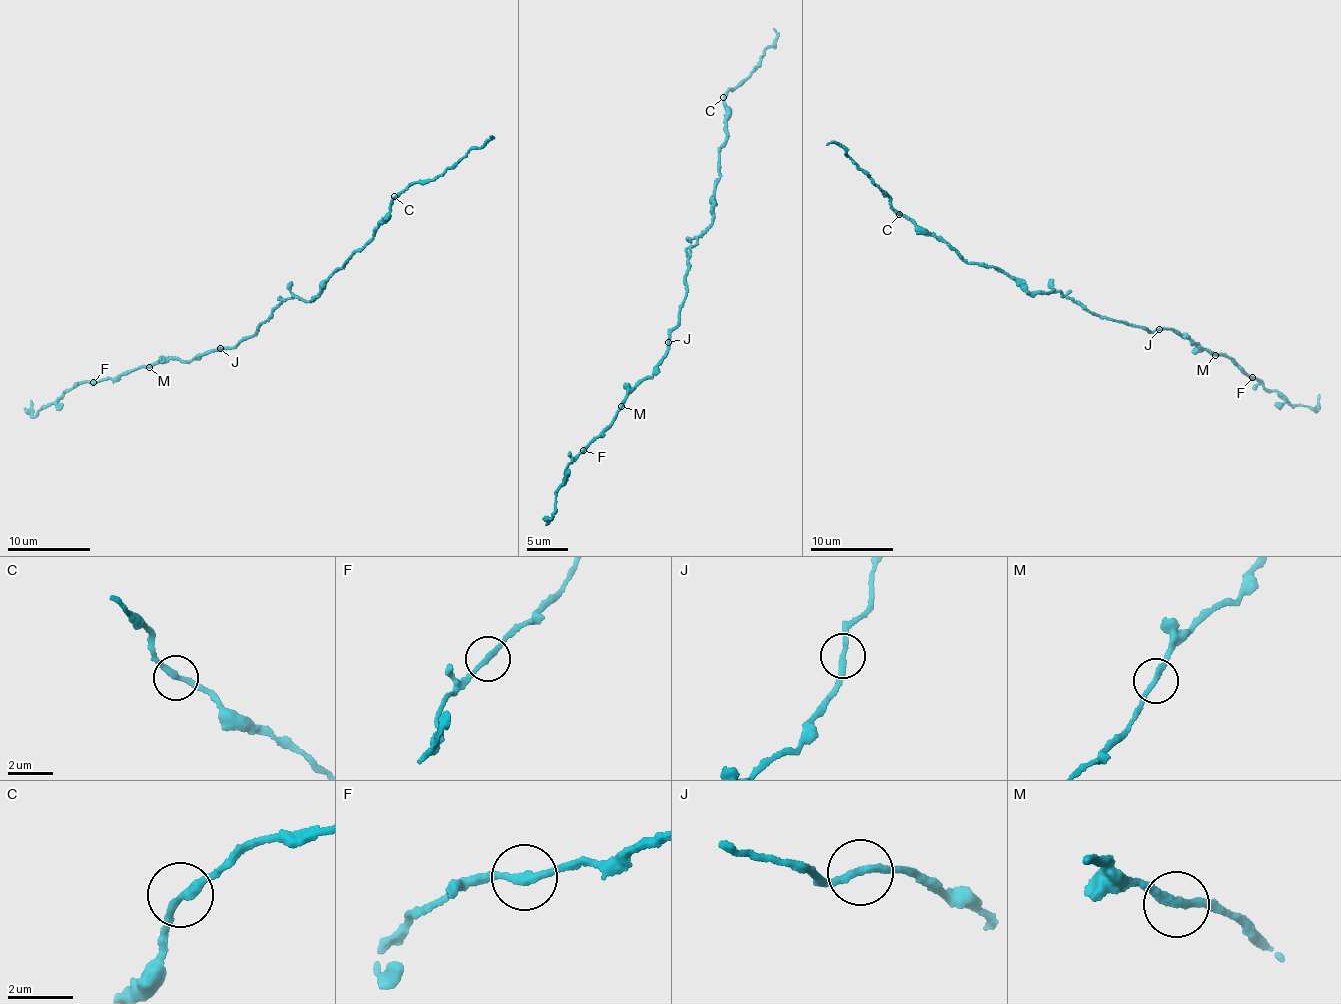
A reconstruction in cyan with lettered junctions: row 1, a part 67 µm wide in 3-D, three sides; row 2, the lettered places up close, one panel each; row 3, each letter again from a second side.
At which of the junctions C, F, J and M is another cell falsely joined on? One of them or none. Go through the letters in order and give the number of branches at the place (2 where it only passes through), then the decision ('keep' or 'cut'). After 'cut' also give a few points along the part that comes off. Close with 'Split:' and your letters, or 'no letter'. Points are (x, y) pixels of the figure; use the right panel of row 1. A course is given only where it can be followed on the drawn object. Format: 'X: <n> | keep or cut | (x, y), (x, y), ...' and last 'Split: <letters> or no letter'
C: 2 | keep
F: 2 | keep
J: 2 | keep
M: 2 | keep
Split: no letter

